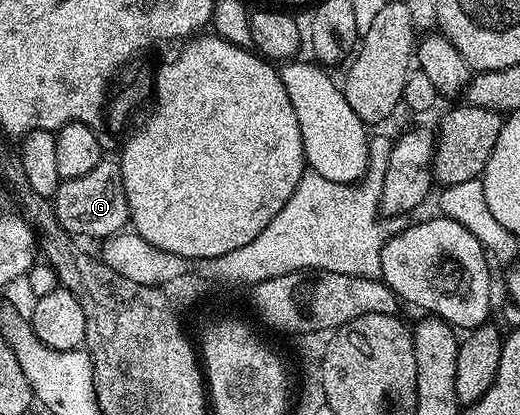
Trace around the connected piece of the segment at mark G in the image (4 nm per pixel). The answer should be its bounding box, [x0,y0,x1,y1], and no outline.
[53,158,131,238]

